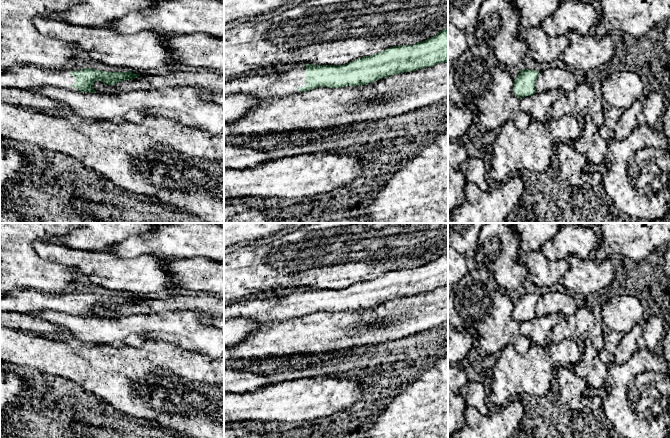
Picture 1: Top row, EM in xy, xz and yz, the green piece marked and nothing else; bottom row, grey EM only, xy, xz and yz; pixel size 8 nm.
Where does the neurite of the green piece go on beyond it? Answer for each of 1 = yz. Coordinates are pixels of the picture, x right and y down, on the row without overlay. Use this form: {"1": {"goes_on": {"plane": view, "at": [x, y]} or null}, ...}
{"1": {"goes_on": null}}

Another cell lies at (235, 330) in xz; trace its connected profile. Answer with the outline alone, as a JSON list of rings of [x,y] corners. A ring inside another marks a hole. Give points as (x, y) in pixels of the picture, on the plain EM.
[[[248,318],[224,321],[224,346],[231,346],[248,338],[261,325]]]

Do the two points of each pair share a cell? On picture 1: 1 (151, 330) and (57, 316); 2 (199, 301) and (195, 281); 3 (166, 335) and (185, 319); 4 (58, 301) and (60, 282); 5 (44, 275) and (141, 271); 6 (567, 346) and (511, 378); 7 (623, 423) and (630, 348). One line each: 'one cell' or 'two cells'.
1: one cell
2: two cells
3: one cell
4: two cells
5: two cells
6: one cell
7: two cells

